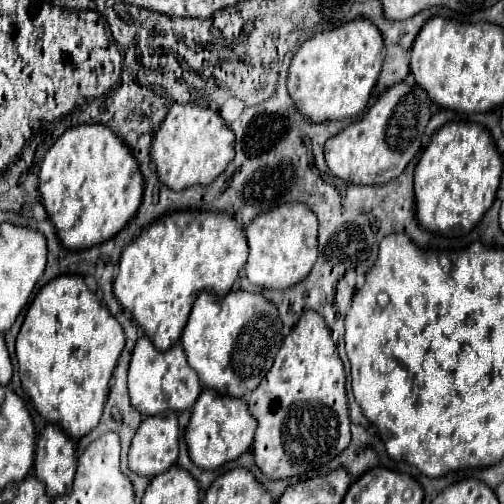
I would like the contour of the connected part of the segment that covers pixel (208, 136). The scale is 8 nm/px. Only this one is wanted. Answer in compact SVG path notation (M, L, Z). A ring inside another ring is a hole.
M174 105L154 135L150 155L156 163L158 177L166 187L182 191L196 183L208 185L234 159L234 133L220 113L210 107Z

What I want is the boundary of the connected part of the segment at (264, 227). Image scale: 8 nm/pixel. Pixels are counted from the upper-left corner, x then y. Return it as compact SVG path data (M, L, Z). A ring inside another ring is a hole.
M284 203L254 217L246 227L250 255L244 269L248 281L266 289L288 289L300 283L314 267L318 229L316 215L304 203Z

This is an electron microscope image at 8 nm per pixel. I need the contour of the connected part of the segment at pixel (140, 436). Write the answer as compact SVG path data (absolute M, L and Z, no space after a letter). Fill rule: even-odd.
M176 413L146 417L130 447L130 469L138 475L156 477L170 465L176 465L178 443L180 431Z

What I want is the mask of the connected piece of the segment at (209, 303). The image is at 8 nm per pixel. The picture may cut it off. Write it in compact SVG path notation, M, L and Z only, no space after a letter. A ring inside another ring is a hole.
M240 289L230 291L222 299L214 293L200 293L182 333L182 347L204 387L230 397L244 397L254 391L270 371L282 339L278 309L262 295Z

